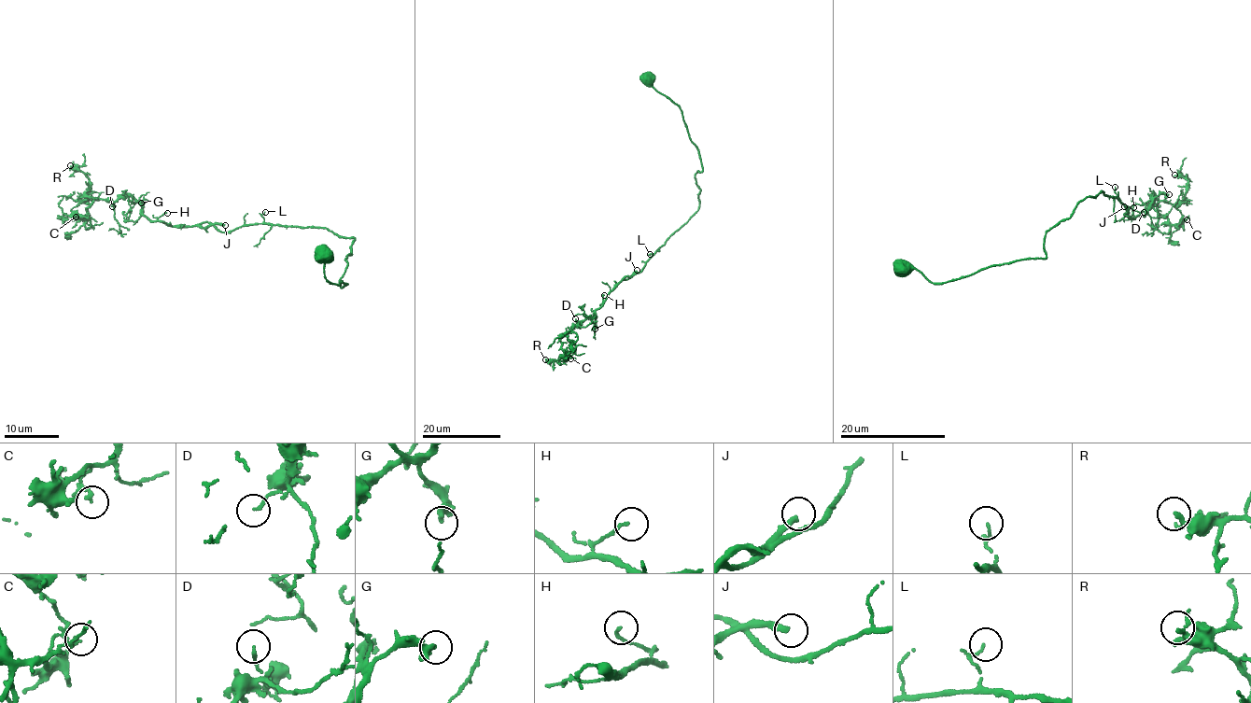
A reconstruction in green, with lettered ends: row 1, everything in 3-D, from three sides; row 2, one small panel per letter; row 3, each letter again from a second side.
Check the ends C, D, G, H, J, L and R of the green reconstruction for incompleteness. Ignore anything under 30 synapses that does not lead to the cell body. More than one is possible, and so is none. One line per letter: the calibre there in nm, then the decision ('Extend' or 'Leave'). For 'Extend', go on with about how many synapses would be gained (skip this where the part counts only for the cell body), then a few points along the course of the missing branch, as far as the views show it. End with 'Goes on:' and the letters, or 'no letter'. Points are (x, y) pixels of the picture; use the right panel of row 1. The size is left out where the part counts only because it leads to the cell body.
C: Thickness 110 nm. Leave
D: Thickness 130 nm. Leave
G: Thickness 380 nm. Leave
H: Thickness 130 nm. Leave
J: Thickness 280 nm. Extend. Roughly 100 synapses. Course of what is missing: (1124, 206), (1118, 201), (1100, 221), (1093, 218), (1097, 241), (1088, 260), (1098, 260), (1101, 276), (1116, 282)
L: Thickness 110 nm. Leave
R: Thickness 130 nm. Leave
Goes on: J

